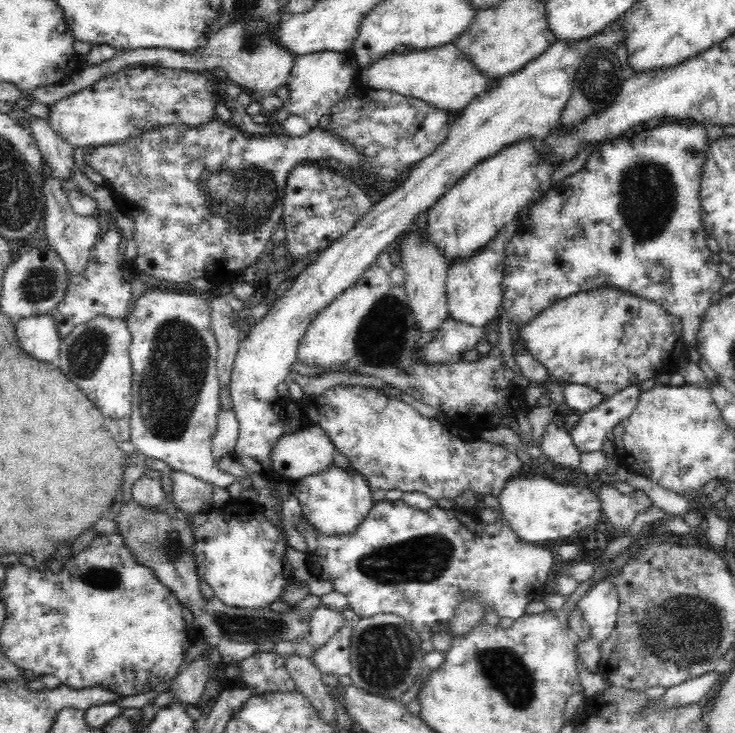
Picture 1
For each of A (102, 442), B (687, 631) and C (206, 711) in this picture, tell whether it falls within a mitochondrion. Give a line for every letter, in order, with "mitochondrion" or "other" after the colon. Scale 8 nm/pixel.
A: other
B: mitochondrion
C: other

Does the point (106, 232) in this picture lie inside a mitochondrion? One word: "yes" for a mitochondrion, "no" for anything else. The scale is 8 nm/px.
no

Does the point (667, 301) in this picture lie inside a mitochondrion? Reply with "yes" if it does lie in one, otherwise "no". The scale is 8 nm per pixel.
no

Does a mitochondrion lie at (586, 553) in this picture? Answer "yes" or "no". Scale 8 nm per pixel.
no

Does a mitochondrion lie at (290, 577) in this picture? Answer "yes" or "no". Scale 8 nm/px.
no

